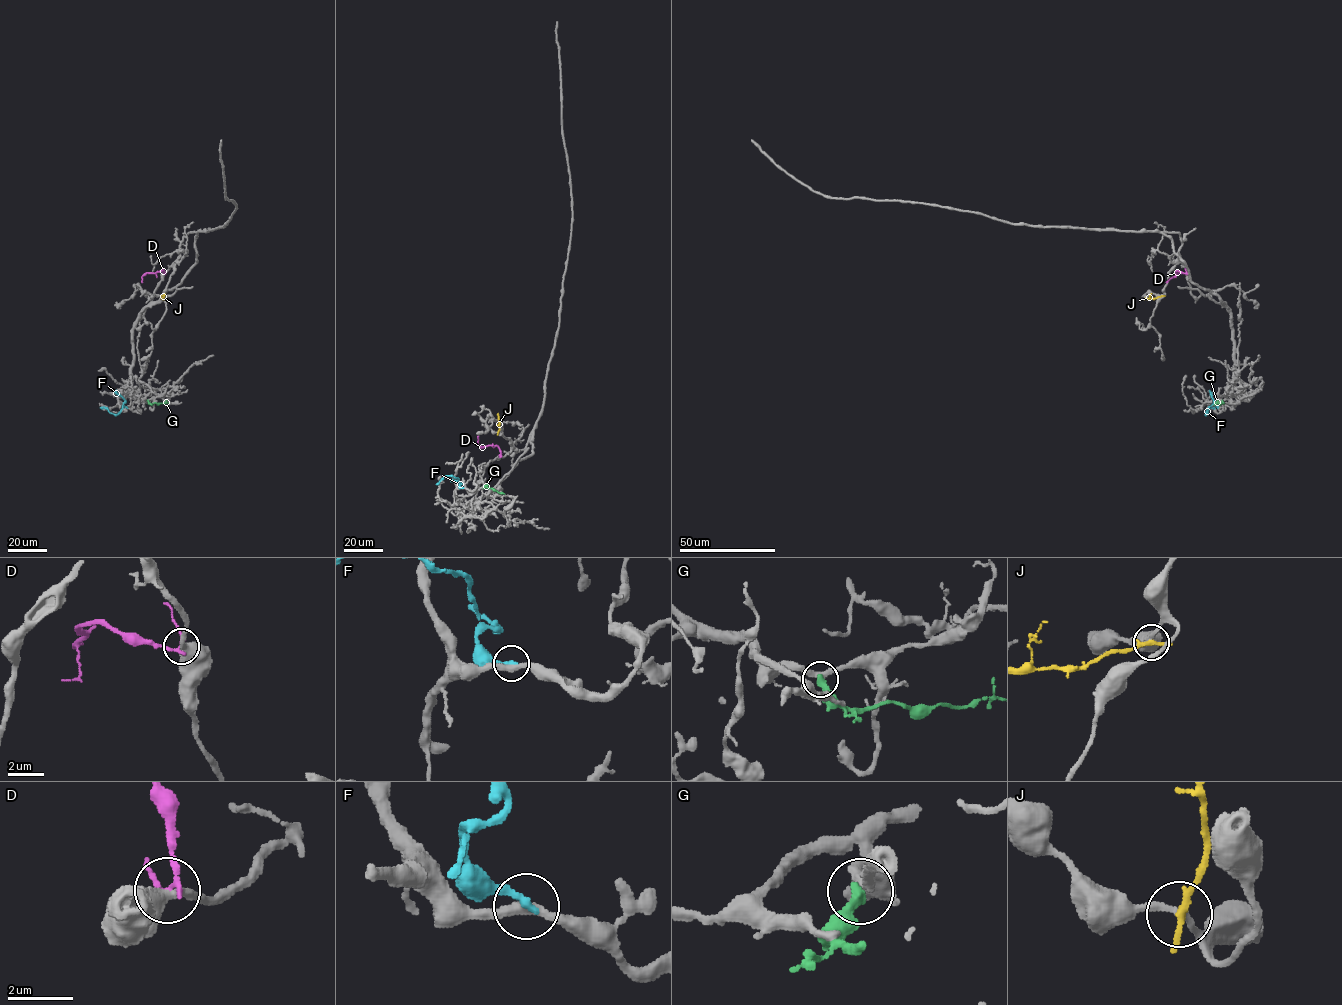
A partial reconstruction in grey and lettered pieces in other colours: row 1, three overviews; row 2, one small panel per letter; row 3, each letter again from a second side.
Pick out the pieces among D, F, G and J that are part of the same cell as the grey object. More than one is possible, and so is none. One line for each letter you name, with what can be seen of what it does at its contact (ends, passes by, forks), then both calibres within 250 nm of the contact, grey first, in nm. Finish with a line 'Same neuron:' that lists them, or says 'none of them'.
Same neuron: none of them

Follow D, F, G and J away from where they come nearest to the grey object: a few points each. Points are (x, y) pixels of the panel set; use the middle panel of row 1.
D: (500, 456), (497, 446), (477, 444), (477, 436)
F: (462, 487), (452, 476), (446, 476), (436, 484)
G: (483, 488), (504, 494)
J: (498, 432), (498, 413)

